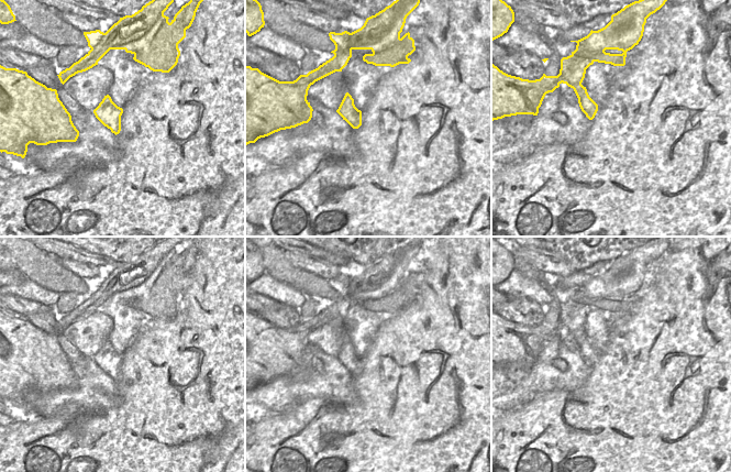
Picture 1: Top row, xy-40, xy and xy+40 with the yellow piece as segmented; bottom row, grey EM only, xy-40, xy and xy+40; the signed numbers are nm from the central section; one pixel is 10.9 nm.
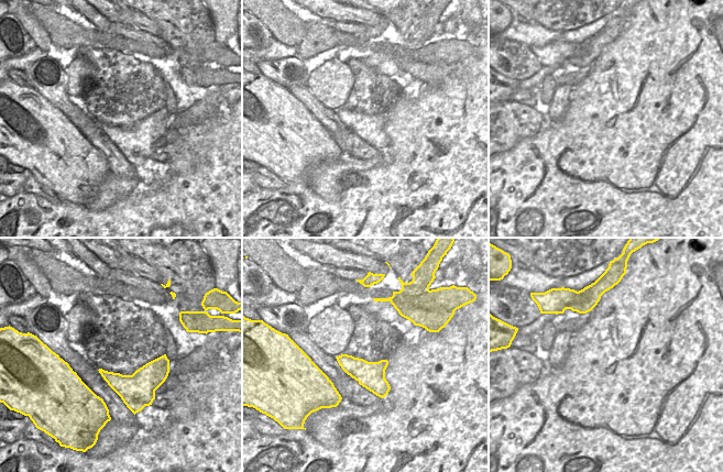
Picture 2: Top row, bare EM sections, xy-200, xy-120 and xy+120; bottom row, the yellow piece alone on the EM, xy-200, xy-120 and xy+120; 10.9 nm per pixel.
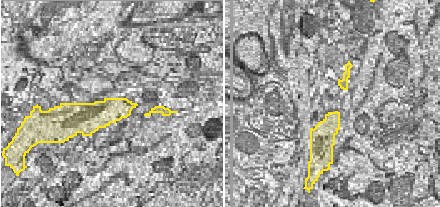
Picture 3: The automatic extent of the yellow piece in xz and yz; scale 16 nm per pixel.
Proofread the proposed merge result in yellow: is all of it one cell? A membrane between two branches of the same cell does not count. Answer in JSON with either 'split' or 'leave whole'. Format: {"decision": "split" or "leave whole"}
{"decision": "split"}

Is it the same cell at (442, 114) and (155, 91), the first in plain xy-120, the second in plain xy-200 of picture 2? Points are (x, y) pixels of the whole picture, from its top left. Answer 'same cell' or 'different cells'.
different cells

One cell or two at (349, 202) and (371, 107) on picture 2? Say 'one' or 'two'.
two

